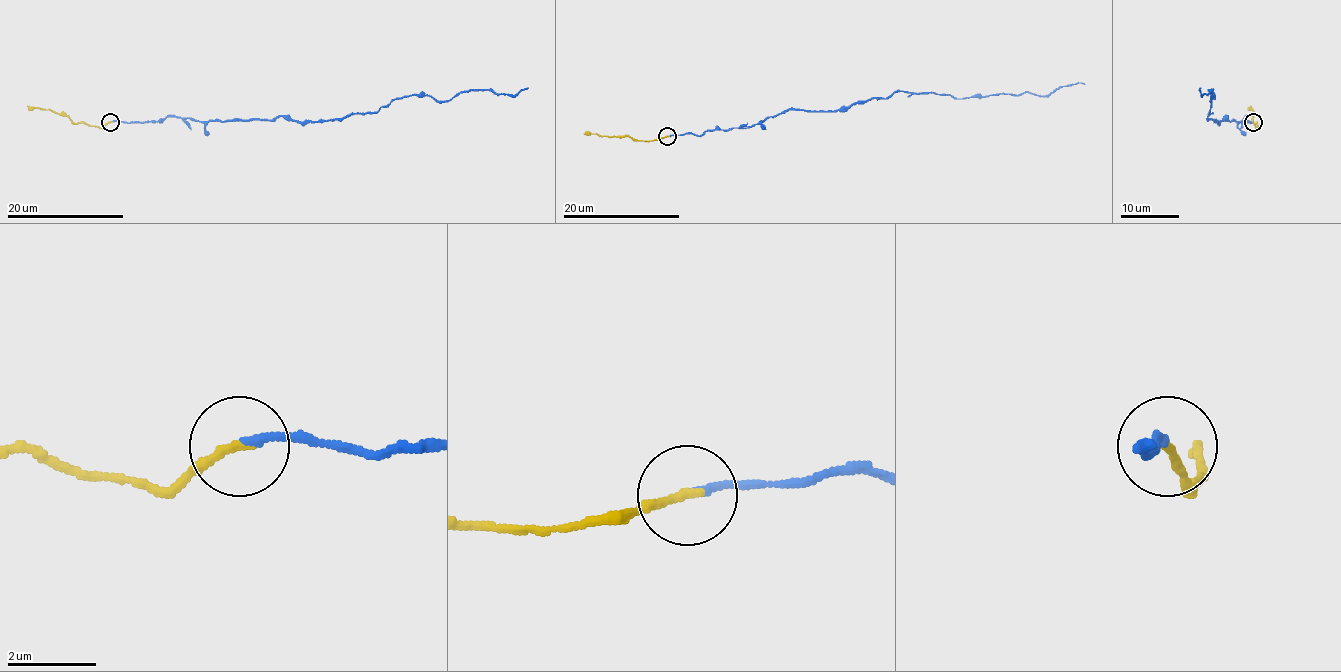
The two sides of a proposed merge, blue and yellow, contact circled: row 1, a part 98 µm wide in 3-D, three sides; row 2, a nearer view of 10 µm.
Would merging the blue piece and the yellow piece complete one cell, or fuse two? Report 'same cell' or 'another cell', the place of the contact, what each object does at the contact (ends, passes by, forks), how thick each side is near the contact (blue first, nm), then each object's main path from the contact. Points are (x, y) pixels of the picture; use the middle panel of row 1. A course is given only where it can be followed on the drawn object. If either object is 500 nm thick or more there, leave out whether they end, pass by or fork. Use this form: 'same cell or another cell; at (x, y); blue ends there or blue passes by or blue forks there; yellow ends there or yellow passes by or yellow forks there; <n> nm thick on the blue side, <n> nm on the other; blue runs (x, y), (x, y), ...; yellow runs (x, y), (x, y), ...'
same cell; at (667, 136); blue ends there; yellow ends there; 170 nm thick on the blue side, 200 nm on the other; blue runs (667, 135), (749, 128), (789, 109), (846, 110), (894, 93), (1048, 96), (1084, 84); yellow runs (667, 137), (643, 141), (629, 137), (583, 134)

